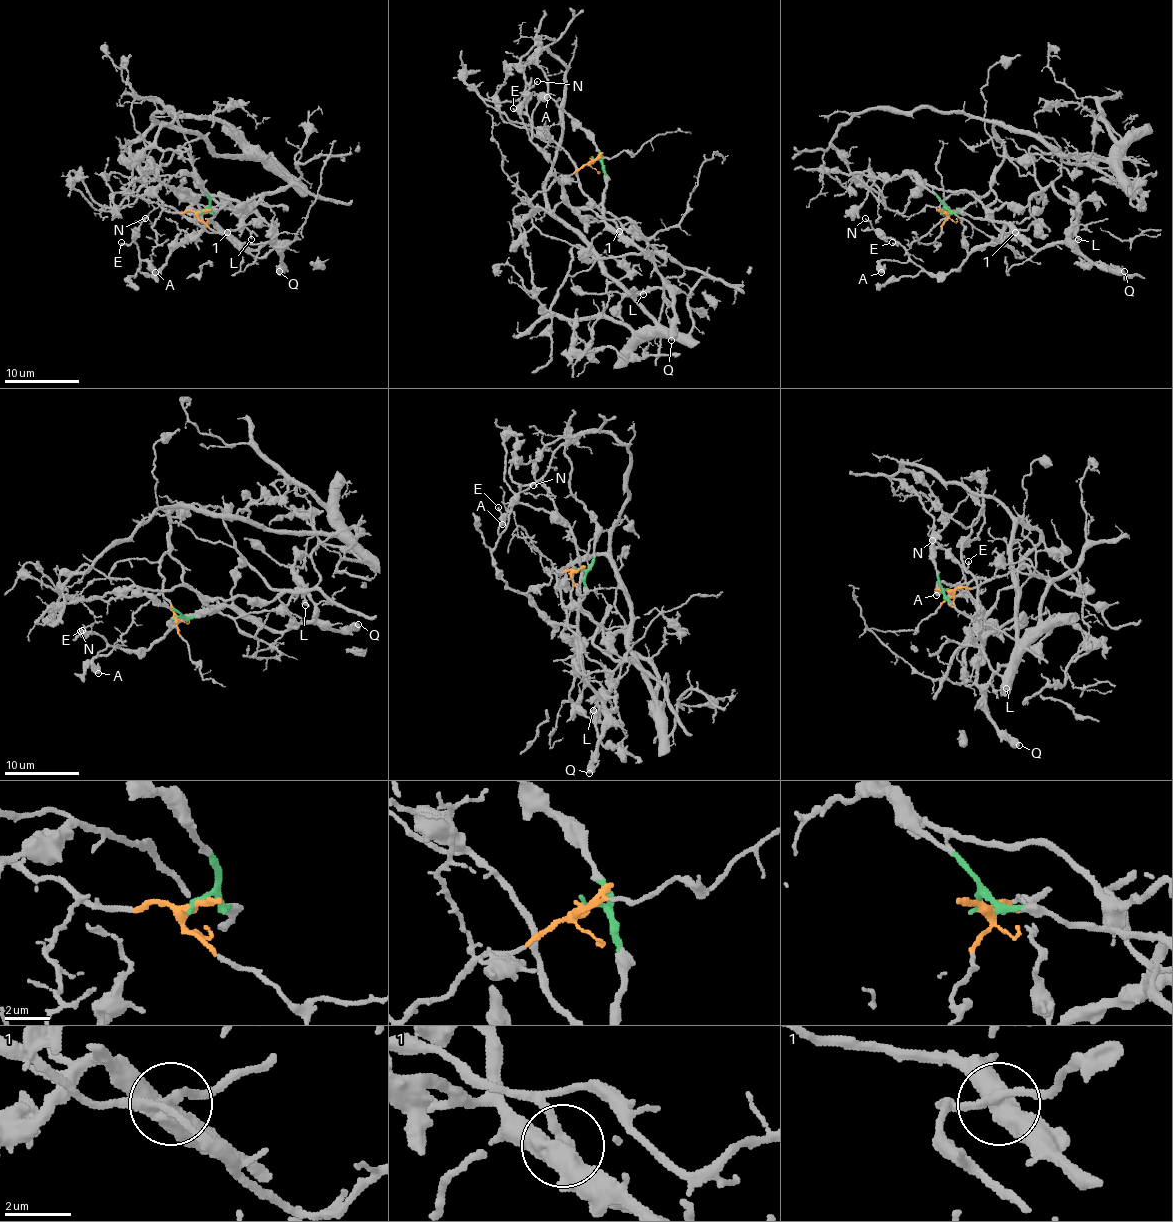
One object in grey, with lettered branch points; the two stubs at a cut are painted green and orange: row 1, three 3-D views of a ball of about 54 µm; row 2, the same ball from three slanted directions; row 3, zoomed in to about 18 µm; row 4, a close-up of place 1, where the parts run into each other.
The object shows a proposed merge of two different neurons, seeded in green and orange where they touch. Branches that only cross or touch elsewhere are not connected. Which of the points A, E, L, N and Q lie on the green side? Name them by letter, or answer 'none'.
A, E, L, N, Q

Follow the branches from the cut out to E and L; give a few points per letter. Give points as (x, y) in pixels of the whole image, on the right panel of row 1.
E: (943, 211), (1001, 220), (1001, 235), (975, 250), (956, 269), (936, 275), (921, 269), (898, 243), (893, 243)
L: (943, 211), (1003, 220), (1026, 243), (1041, 248), (1067, 237), (1074, 213), (1078, 239)

